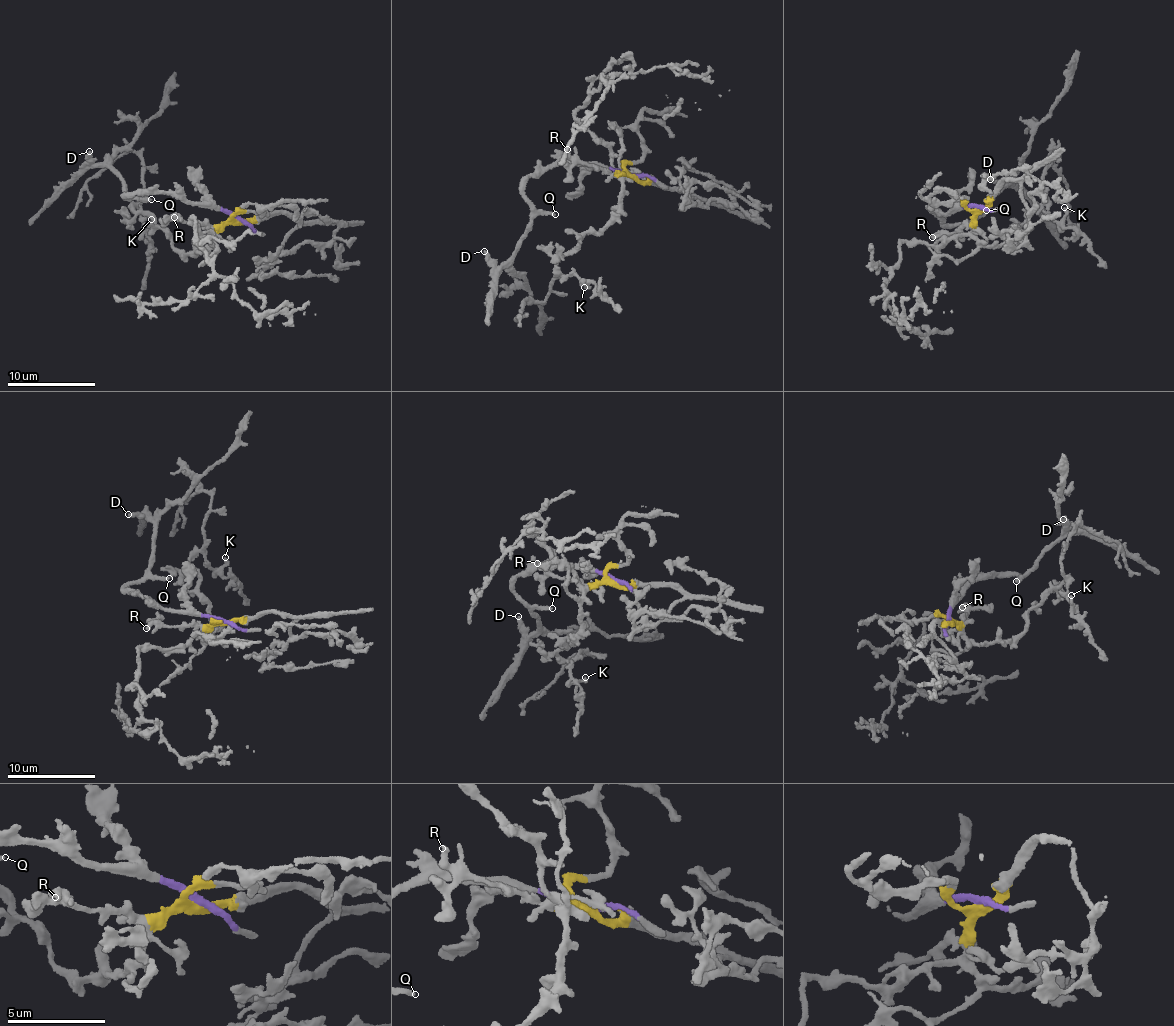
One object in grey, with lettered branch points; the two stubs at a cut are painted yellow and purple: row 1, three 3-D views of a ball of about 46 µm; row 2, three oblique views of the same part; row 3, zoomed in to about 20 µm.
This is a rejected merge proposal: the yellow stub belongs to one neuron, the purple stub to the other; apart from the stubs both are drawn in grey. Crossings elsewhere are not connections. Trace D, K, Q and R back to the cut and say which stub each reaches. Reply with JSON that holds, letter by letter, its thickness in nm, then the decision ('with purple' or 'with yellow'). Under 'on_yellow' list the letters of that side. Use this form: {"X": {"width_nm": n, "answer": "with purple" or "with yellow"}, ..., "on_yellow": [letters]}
{"D": {"width_nm": 320, "answer": "with purple"}, "K": {"width_nm": 220, "answer": "with yellow"}, "Q": {"width_nm": 280, "answer": "with purple"}, "R": {"width_nm": 280, "answer": "with yellow"}, "on_yellow": ["K", "R"]}

